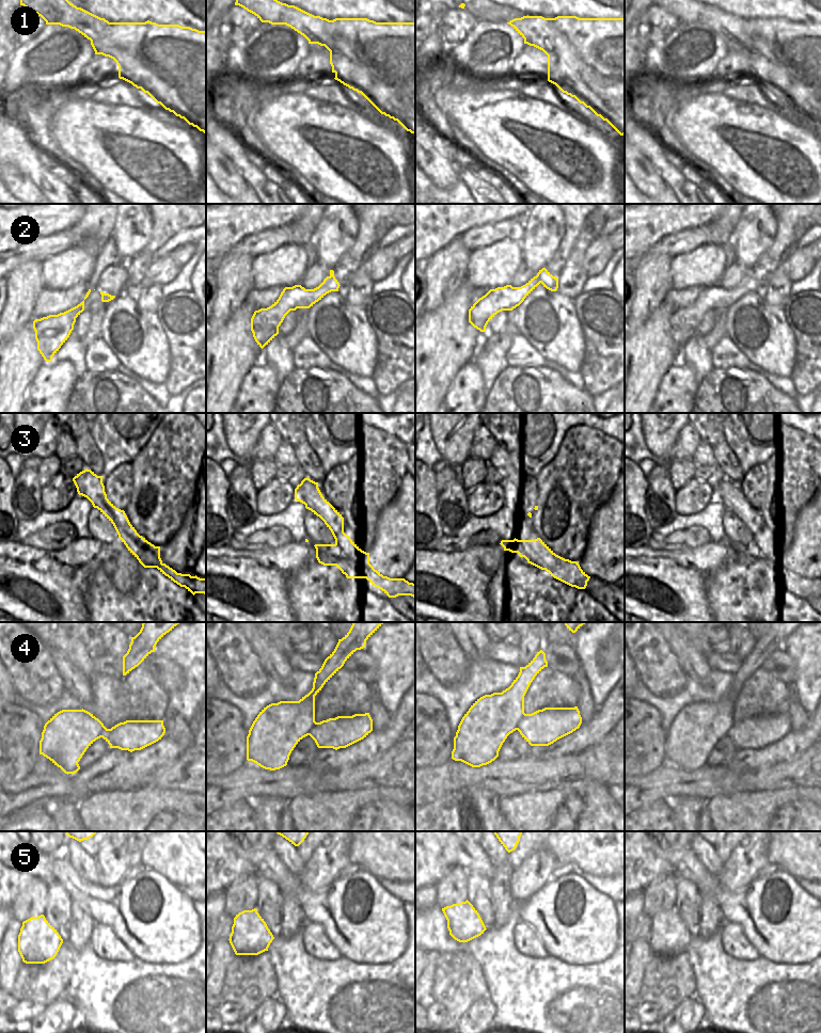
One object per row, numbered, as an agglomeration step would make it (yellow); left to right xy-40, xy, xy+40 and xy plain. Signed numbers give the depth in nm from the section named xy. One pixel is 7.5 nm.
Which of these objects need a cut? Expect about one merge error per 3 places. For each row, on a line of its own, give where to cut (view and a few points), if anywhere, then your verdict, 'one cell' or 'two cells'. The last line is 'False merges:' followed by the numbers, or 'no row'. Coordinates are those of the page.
1: xy+40 (551, 18), (589, 68), (591, 88), (604, 100), (624, 99) | two cells
2: no cut | one cell
3: no cut | one cell
4: no cut | one cell
5: no cut | one cell
False merges: 1

